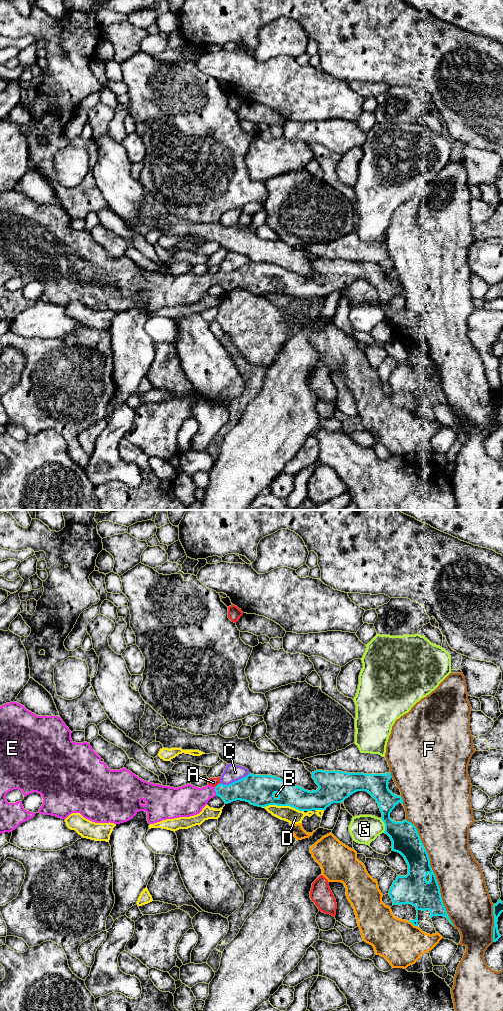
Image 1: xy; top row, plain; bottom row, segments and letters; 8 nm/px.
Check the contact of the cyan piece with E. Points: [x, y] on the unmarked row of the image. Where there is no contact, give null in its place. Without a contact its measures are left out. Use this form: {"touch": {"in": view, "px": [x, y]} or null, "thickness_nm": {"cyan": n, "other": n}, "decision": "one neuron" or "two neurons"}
{"touch": {"in": "xy", "px": [215, 278]}, "thickness_nm": {"cyan": 190, "other": 260}, "decision": "one neuron"}

